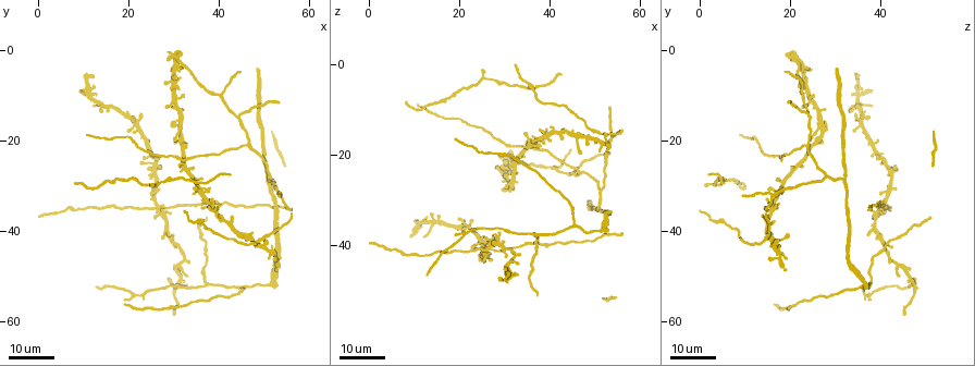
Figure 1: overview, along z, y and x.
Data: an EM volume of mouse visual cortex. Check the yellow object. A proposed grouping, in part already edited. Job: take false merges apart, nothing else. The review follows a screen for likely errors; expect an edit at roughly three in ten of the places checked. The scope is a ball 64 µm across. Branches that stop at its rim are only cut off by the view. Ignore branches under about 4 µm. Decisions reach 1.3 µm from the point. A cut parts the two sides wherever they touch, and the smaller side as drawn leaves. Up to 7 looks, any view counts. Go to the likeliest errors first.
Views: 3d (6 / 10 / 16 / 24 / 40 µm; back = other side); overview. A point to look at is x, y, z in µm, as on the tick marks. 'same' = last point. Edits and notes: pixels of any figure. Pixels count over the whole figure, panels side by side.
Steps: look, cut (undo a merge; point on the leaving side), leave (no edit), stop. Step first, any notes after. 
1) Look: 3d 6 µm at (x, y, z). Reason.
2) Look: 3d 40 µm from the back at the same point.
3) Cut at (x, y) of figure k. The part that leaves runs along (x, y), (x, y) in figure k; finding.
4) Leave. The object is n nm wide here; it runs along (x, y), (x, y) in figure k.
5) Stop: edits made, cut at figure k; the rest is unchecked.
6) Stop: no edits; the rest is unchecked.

Look: 3d 16 µm at (40.5, 10.0, 23.0). Three arms meet.

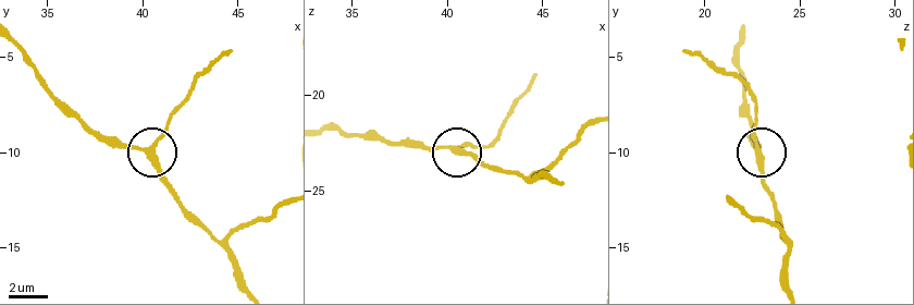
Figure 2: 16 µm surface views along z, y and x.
Look: 3d 10 µm at (40.4, 10.1, 22.9).

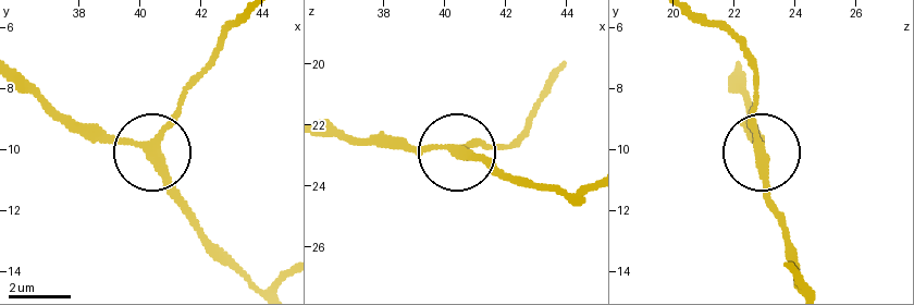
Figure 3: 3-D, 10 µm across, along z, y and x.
Leave. 3 arms meet here; one neuron here.

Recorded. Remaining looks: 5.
Look: 3d 16 µm at (44.5, 14.5, 24.0). Side arm on a straight run.

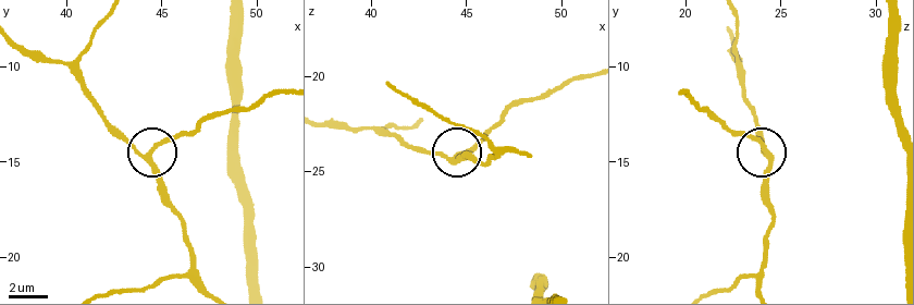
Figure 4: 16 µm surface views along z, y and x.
Look: 3d 10 µm at (44.1, 14.7, 24.3).

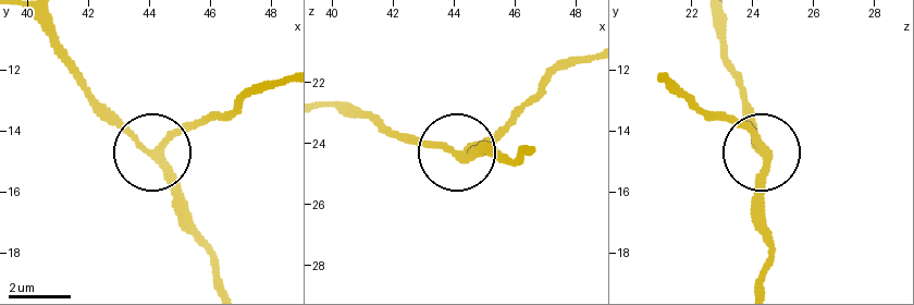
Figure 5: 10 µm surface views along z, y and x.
Leave. The side arm is 12 µm long; it runs along (530, 147), (517, 160), (459, 153), (506, 124) in figure 5; all the same neuron.

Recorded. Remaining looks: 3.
Look: 3d 16 µm at (46.5, 20.5, 24.0).

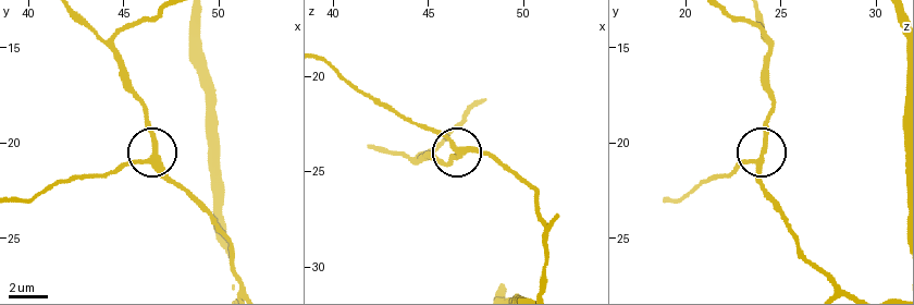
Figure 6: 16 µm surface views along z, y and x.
Look: 3d 6 µm at (46.6, 20.6, 24.0).

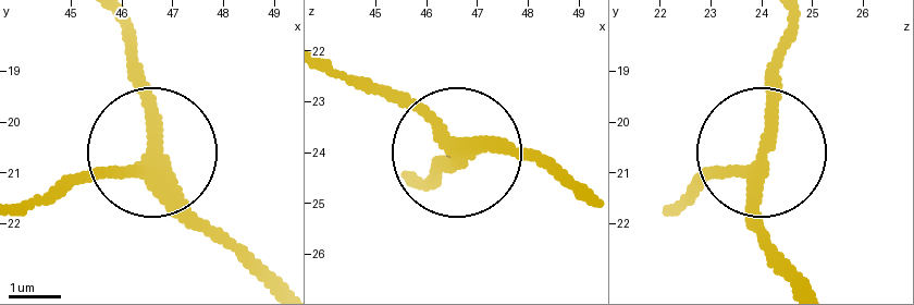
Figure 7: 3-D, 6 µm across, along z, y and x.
Leave. The side arm is 45 µm long; 3 arms meet here; continuous, no second neuron.

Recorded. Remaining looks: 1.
Stop: no edits; the rest is unchecked.

